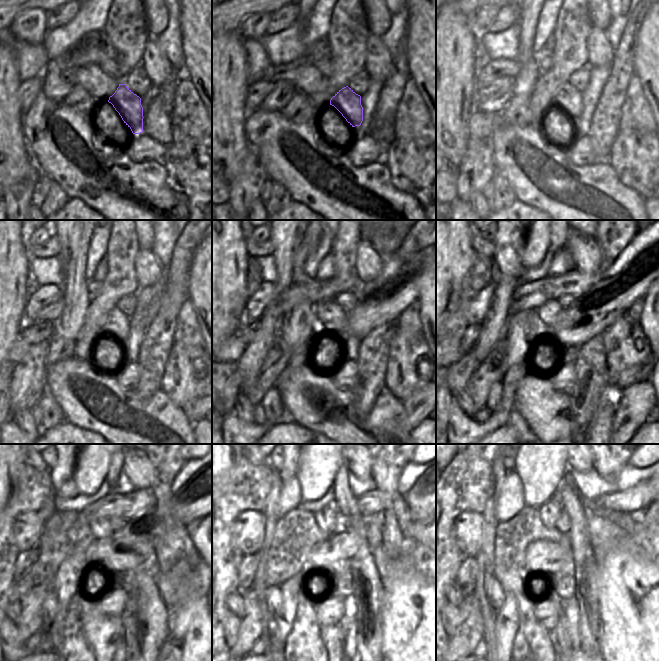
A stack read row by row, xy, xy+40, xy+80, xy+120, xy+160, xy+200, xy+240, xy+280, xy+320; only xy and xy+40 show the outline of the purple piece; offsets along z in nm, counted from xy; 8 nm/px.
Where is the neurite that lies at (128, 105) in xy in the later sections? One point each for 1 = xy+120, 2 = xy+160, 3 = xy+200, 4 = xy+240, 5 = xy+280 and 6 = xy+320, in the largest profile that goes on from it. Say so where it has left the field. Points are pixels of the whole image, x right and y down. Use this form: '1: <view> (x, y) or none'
1: xy+120 (116, 325)
2: xy+160 (329, 314)
3: xy+200 (548, 312)
4: xy+240 (100, 528)
5: xy+280 (325, 518)
6: xy+320 (549, 512)

